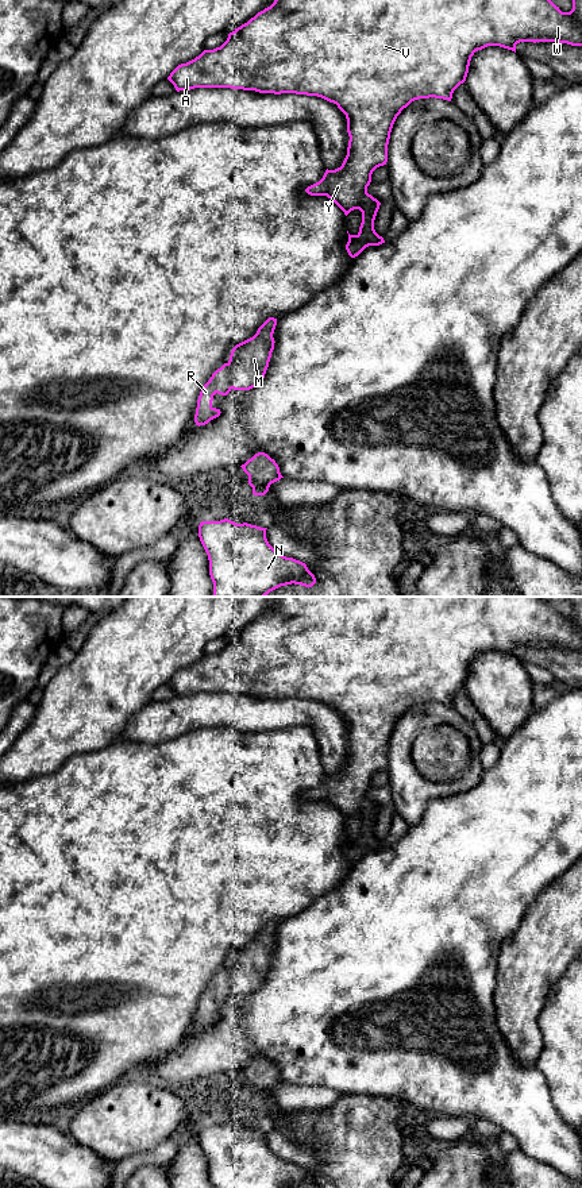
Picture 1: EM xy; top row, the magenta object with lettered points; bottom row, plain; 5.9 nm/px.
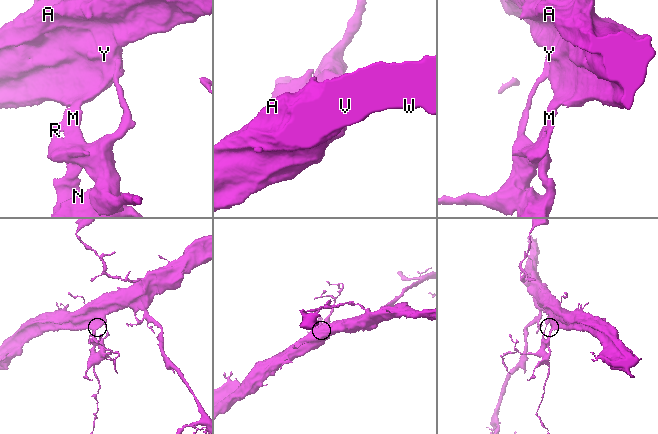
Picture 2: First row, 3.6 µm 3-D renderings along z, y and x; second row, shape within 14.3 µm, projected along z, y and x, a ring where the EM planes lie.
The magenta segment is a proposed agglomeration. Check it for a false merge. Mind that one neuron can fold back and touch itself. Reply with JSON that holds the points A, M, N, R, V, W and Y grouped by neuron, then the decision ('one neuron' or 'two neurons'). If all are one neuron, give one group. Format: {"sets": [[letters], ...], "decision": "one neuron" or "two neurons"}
{"sets": [["A", "M", "N", "V", "W", "Y"], ["R"]], "decision": "two neurons"}

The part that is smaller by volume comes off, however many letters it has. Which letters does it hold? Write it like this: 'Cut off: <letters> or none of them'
Cut off: R

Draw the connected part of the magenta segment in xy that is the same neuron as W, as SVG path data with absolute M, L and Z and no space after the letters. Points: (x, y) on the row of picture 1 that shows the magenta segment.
M274 0L270 7L230 32L220 47L204 50L194 59L178 65L167 80L177 92L231 88L317 96L336 104L347 119L347 155L340 167L327 169L323 178L305 192L311 196L327 196L346 216L354 209L362 212L359 232L348 234L346 244L348 255L355 258L366 247L382 244L382 236L375 232L373 220L378 200L367 193L367 186L373 171L388 162L390 132L401 111L419 99L451 101L454 90L466 81L475 51L500 46L516 53L520 42L582 46L582 0L573 0L570 12L562 12L551 0Z

